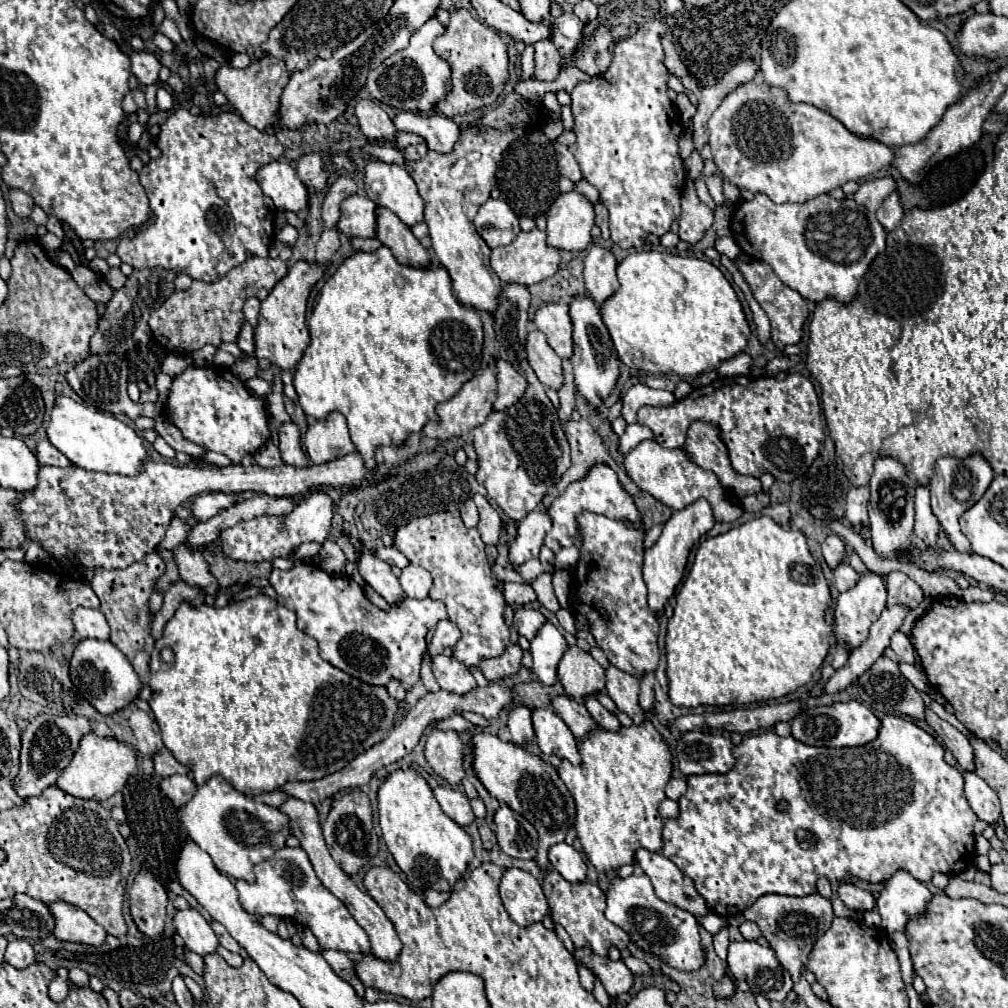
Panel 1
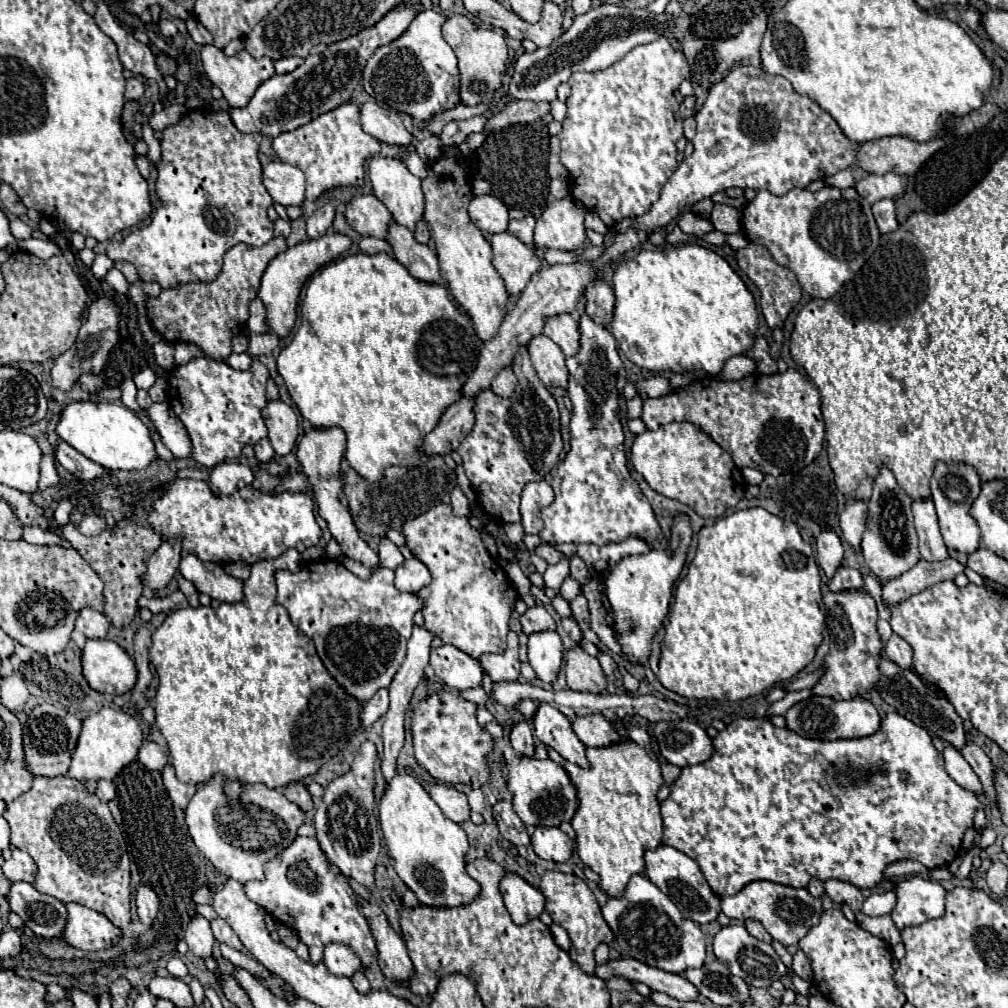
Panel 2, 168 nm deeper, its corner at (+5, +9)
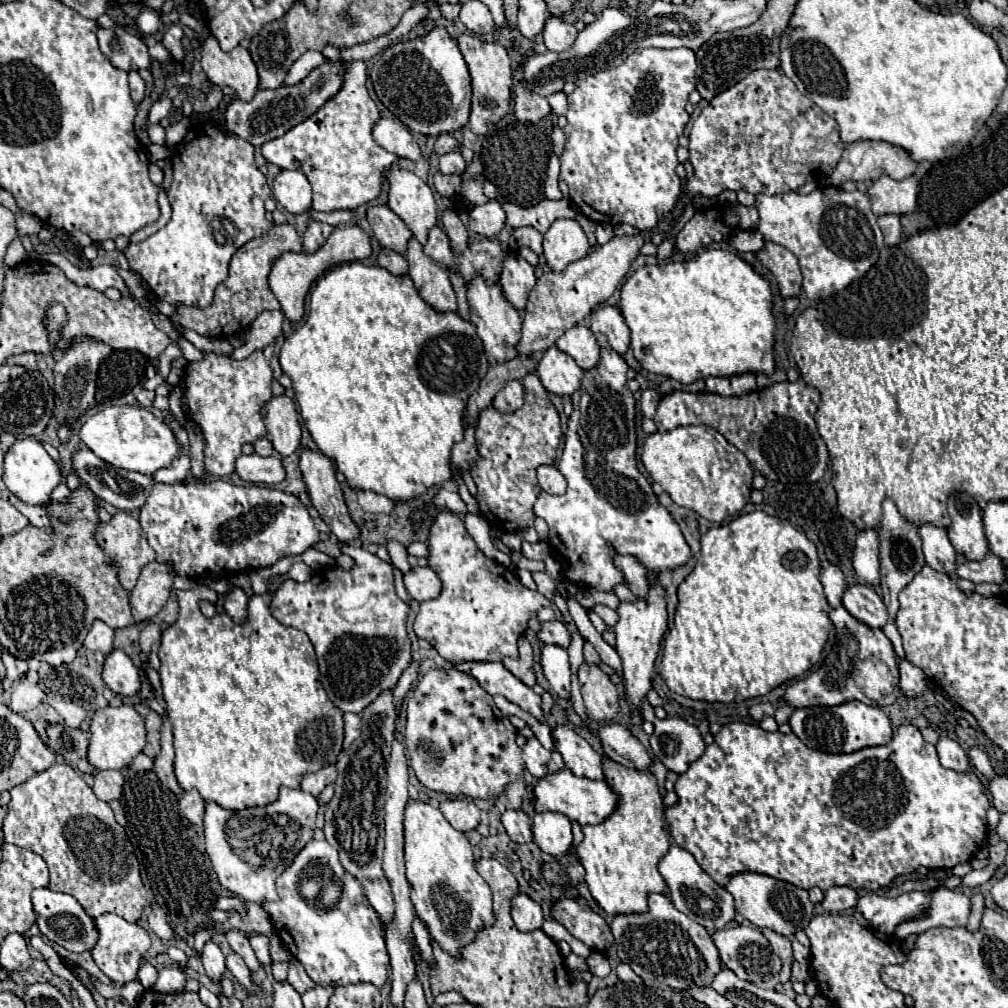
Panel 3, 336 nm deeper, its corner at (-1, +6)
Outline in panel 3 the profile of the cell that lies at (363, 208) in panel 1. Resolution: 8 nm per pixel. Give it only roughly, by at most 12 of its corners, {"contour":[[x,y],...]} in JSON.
{"contour":[[385,204],[367,210],[383,248],[405,254],[413,234]]}

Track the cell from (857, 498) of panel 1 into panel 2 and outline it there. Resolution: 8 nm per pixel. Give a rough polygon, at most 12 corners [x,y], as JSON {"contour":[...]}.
{"contour":[[849,501],[841,513],[845,541],[861,551],[867,503]]}

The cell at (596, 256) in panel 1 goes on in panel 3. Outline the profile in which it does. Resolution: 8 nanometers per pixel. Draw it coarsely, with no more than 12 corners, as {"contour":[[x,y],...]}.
{"contour":[[617,306],[595,308],[591,332],[625,354],[629,328]]}

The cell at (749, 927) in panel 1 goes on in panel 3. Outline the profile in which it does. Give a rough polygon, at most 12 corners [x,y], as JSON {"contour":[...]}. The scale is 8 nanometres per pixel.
{"contour":[[761,930],[773,952],[781,956],[781,984],[789,980],[791,940],[769,930]]}

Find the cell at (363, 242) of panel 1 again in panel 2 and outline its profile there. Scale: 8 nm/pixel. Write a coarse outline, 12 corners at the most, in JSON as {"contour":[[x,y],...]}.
{"contour":[[363,237],[359,247],[367,255],[387,253],[393,249],[377,237]]}

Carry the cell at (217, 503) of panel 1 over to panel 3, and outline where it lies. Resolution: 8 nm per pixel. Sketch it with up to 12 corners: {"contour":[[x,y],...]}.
{"contour":[[239,456],[235,472],[253,484],[279,484],[279,456]]}

